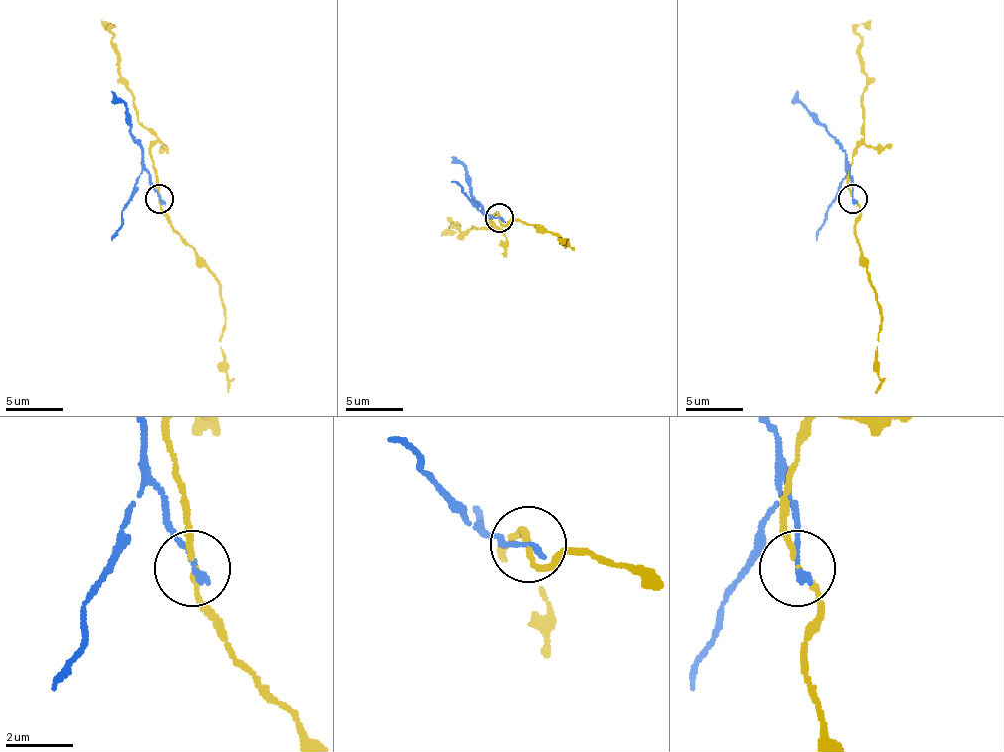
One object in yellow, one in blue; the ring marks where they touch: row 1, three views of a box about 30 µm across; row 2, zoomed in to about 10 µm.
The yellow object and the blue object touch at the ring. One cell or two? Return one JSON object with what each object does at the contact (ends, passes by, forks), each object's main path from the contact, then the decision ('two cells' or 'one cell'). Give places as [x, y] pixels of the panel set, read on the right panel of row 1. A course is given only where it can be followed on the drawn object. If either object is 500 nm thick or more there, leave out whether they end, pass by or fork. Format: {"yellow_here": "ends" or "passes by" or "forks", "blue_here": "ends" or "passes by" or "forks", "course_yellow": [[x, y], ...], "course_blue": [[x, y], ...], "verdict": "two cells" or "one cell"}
{"yellow_here": "passes by", "blue_here": "ends", "course_yellow": [[853, 199], [859, 208], [856, 242], [882, 311], [876, 349], [876, 392]], "course_blue": [[853, 199], [842, 145], [796, 90]], "verdict": "two cells"}

